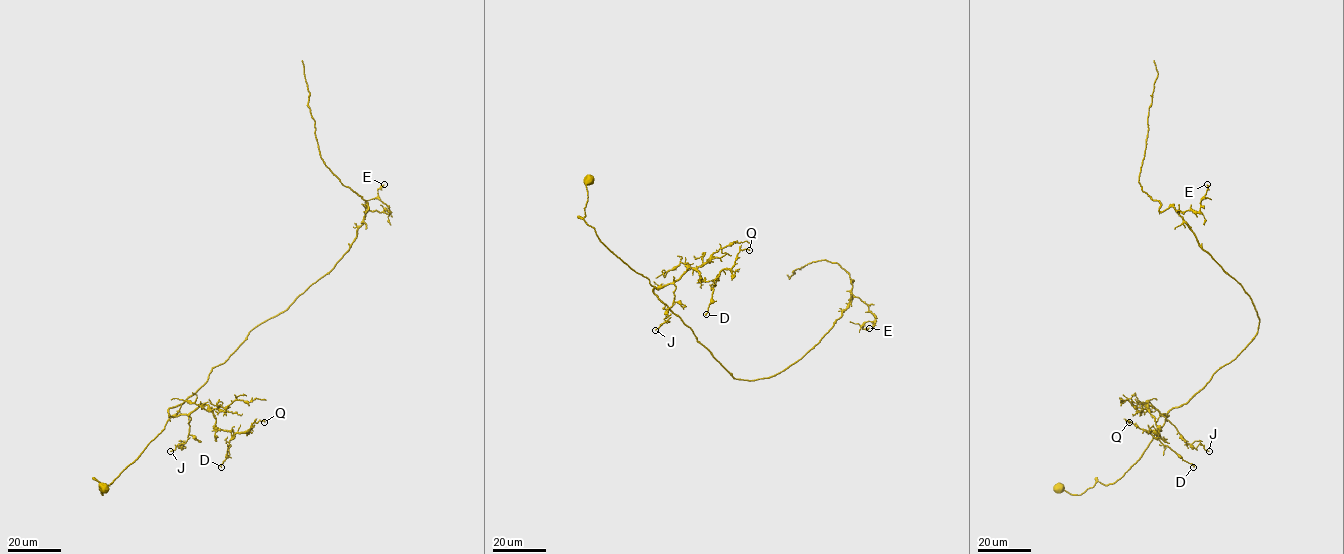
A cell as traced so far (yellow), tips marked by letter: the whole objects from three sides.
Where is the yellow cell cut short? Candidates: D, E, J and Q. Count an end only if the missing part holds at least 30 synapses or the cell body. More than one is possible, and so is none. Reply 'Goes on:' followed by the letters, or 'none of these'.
Goes on: none of these

